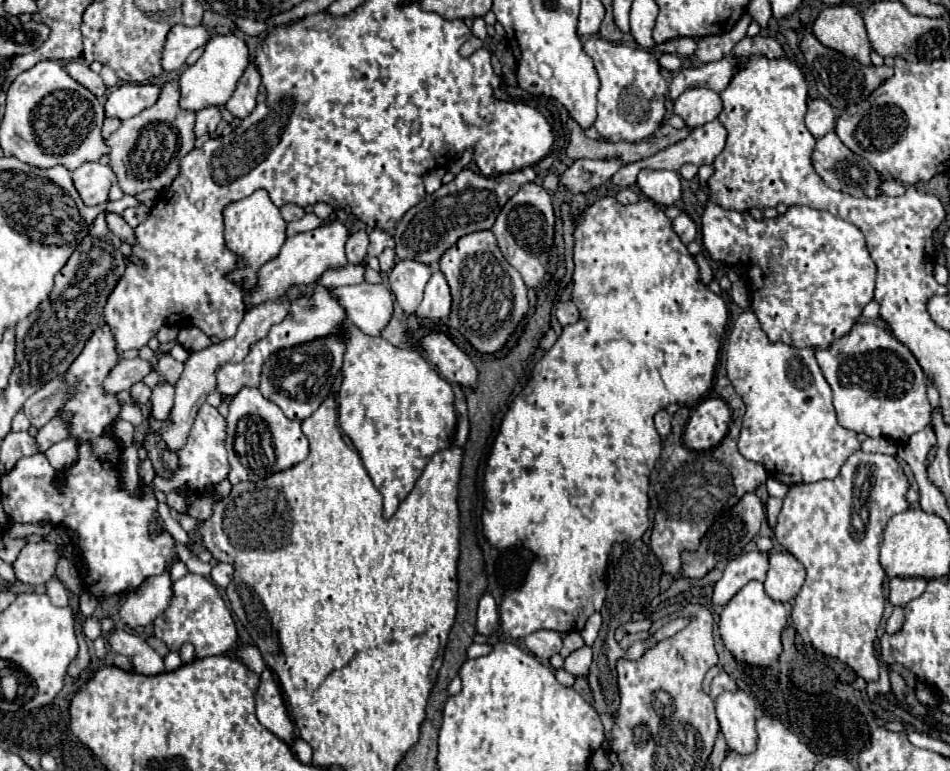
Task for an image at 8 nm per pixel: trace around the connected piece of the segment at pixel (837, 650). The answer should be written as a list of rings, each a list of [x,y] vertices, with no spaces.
[[[857,451],[845,461],[841,473],[835,479],[789,487],[783,509],[777,517],[777,525],[773,529],[779,545],[793,553],[807,569],[805,585],[797,593],[791,613],[797,633],[817,651],[847,663],[865,681],[879,679],[879,663],[873,655],[875,631],[881,623],[885,609],[885,571],[879,565],[879,547],[889,517],[909,507],[905,501],[907,489],[909,483],[903,475],[901,465],[897,463],[897,457]]]

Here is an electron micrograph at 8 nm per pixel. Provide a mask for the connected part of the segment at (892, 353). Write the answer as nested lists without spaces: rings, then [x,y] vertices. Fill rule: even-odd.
[[[857,323],[851,333],[835,341],[827,351],[815,351],[819,367],[833,389],[833,405],[837,411],[837,421],[841,427],[855,433],[865,433],[867,437],[887,437],[895,443],[907,441],[913,433],[921,431],[931,421],[931,405],[925,393],[925,373],[917,363],[915,355],[893,337],[889,329],[879,323]]]

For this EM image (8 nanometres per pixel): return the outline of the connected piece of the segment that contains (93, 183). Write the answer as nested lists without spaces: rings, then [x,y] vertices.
[[[85,163],[85,165],[77,167],[71,173],[71,177],[73,177],[75,189],[79,191],[83,203],[89,207],[107,203],[109,189],[117,181],[117,177],[113,175],[113,169],[109,165],[101,165],[101,163]]]

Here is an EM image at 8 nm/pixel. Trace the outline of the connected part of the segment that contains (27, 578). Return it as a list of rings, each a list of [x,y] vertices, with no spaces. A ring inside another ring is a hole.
[[[43,539],[39,543],[27,543],[13,563],[13,569],[19,581],[29,585],[43,585],[53,577],[59,557],[59,545],[53,541]]]

